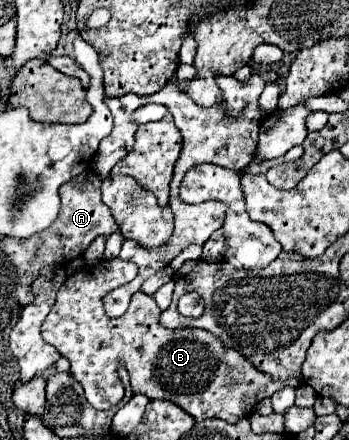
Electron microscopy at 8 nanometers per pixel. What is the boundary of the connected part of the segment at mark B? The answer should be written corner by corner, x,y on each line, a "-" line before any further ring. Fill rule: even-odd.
118,257
116,259
104,259
94,267
78,269
60,287
56,303
52,305
52,311
48,313
48,317
42,325
44,341
54,345
58,349
58,353
70,361
70,365
72,365
70,373
84,387
86,399
92,407
112,409
114,405
118,405
122,401
124,387
122,387
122,383
118,379
118,373
116,373
120,363
124,363
128,373
130,373
134,393
142,393
150,399
168,399
168,401
180,405
196,421
216,417
216,419
224,419
228,423
236,423
242,417
252,415
254,405
258,401
270,397
274,391
280,391
286,385
288,387
300,387
302,385
302,379
288,379
288,381
276,381
274,383
270,375
264,375
262,371
258,371
244,355
240,355
234,349
228,349
210,331
204,331
204,329
164,329
162,325
158,325
156,301
142,291
134,293
132,303
128,307
128,313
124,313
122,317
110,319
104,313
104,303
102,303
104,295
108,295
116,287
122,287
124,283
132,281
136,277
136,273
138,273
138,267
134,263
122,261

